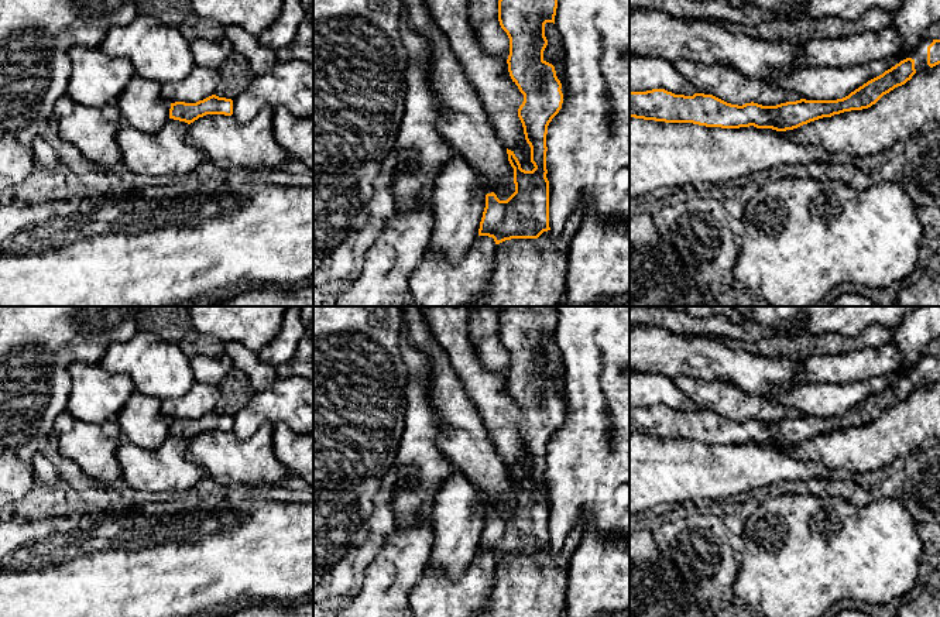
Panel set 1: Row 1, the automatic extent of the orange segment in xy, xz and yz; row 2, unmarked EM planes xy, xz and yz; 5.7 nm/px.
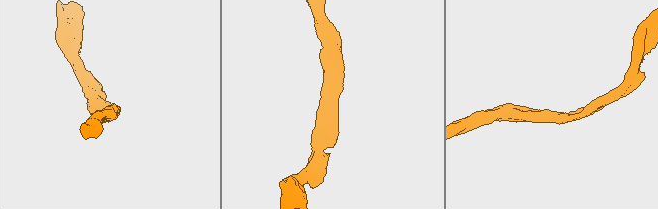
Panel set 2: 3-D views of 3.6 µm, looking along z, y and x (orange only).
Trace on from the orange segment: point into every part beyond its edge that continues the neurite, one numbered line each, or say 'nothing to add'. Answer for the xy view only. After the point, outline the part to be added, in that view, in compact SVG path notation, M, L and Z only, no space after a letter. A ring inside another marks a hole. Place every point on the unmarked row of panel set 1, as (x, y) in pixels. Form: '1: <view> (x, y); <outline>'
nothing to add

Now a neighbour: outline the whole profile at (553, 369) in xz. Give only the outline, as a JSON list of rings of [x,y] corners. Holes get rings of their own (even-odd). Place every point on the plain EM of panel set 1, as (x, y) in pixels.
[[[553,339],[545,340],[545,353],[548,356],[548,361],[543,367],[543,377],[552,380],[556,387],[556,393],[562,400],[562,409],[565,411],[567,408],[567,397],[565,391],[565,366],[563,359],[560,356],[559,347]]]

